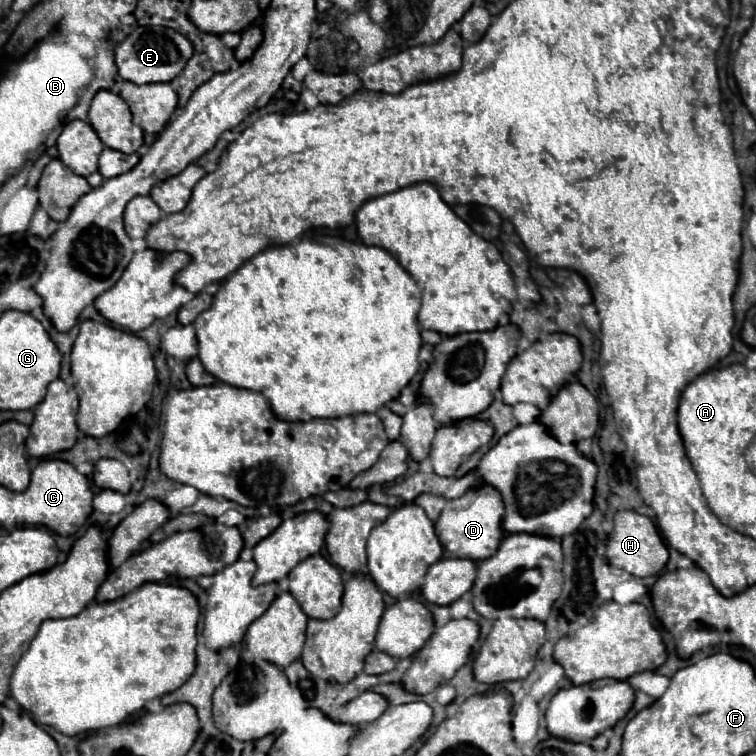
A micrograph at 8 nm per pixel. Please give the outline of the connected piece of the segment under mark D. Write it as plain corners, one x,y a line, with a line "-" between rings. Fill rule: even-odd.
490,486
470,488
464,496
450,500
434,524
438,540
444,546
444,556
468,558
474,562
490,558
496,552
496,546
500,544
500,538
502,538
502,530
500,530
502,512
504,512
502,502
496,490

